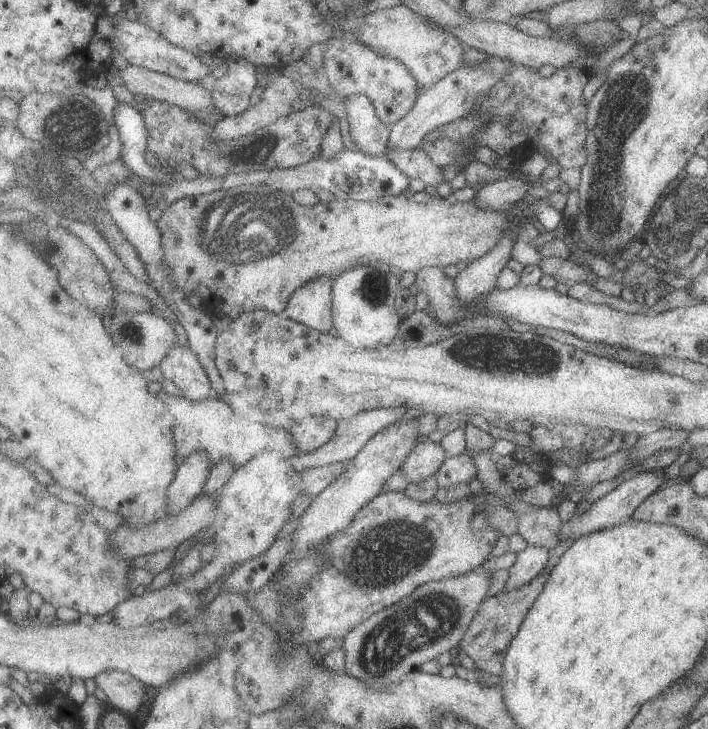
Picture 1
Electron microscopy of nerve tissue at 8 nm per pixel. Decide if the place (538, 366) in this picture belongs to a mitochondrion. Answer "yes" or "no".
yes

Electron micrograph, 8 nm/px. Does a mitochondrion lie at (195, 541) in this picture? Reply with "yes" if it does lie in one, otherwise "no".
no

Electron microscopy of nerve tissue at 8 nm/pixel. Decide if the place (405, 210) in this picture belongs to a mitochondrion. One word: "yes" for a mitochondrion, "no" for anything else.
no

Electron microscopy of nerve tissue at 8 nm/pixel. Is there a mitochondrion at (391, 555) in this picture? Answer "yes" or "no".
yes

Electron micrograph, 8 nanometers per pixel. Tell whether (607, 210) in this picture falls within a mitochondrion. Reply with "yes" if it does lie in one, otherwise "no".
yes

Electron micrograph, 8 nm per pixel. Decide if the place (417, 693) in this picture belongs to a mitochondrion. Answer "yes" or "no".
no

